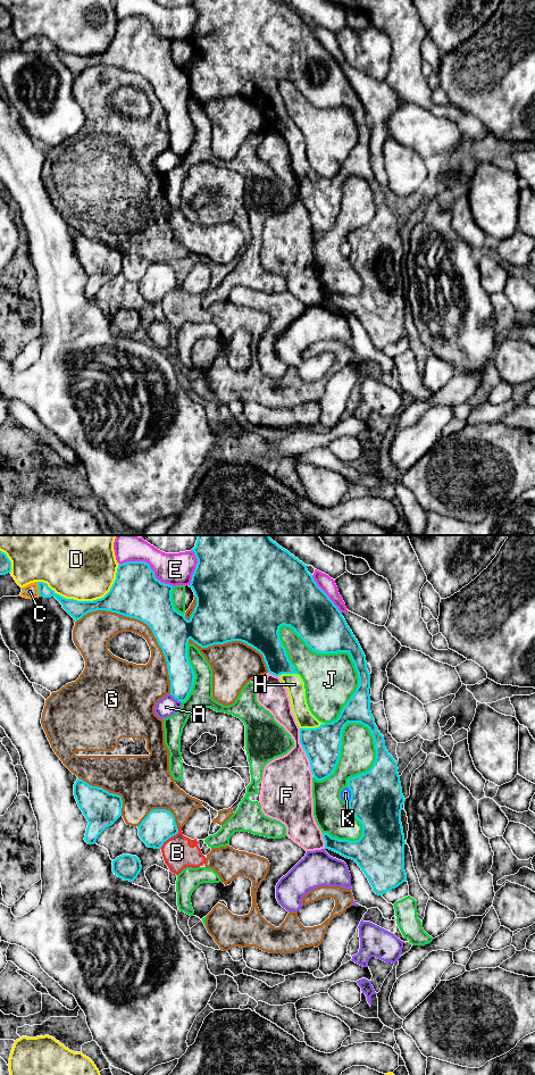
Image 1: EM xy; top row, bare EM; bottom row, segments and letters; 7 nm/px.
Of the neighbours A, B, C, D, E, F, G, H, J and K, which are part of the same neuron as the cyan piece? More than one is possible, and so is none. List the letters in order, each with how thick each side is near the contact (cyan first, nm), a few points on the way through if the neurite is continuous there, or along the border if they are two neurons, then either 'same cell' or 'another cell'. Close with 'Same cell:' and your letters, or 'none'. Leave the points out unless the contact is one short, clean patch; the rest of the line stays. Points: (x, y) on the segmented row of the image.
A: 180 nm thick on the cyan side, 140 nm on the other; another cell
B: 220 nm thick on the cyan side, 220 nm on the other; border along xy (177, 827), (177, 832), (159, 848); another cell
C: 100 nm thick on the cyan side, 100 nm on the other; runs through xy (69, 605), (55, 594), (39, 589), (30, 591); same cell
D: 220 nm thick on the cyan side, 480 nm on the other; another cell
E: 360 nm thick on the cyan side, 220 nm on the other; another cell
F: 260 nm thick on the cyan side, 360 nm on the other; another cell
G: 360 nm thick on the cyan side, 170 nm on the other; another cell
H: 260 nm thick on the cyan side, 120 nm on the other; same cell
J: 320 nm thick on the cyan side, 360 nm on the other; another cell
K: 380 nm thick on the cyan side, 80 nm on the other; another cell
Same cell: C, H

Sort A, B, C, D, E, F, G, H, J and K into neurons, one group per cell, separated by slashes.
A / B F G / C H / D / E / J / K

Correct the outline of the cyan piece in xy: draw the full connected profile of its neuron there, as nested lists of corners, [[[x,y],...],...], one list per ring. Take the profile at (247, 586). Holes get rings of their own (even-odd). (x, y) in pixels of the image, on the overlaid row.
[[[198,535],[192,549],[198,564],[190,588],[197,606],[190,619],[173,605],[173,585],[161,583],[145,561],[127,561],[118,565],[116,580],[110,591],[101,599],[77,601],[66,599],[51,590],[47,583],[34,582],[22,588],[20,597],[55,597],[75,619],[87,612],[106,610],[147,624],[167,661],[170,694],[183,702],[194,684],[194,672],[187,658],[191,639],[201,648],[241,641],[259,651],[268,673],[278,676],[287,689],[292,712],[300,727],[300,743],[306,751],[311,773],[317,781],[329,777],[340,760],[342,732],[348,723],[367,726],[374,738],[376,758],[373,767],[348,780],[351,791],[349,808],[362,825],[362,835],[357,841],[338,840],[323,833],[325,849],[354,860],[368,878],[373,891],[383,895],[407,881],[404,870],[404,834],[401,810],[406,799],[402,794],[398,762],[385,748],[384,736],[378,731],[370,711],[370,674],[366,656],[348,626],[342,612],[329,597],[317,585],[307,565],[274,542],[269,535]],[[290,626],[316,653],[348,652],[358,673],[359,685],[333,723],[319,722],[309,710],[304,682],[289,660],[279,639],[279,627]]]

